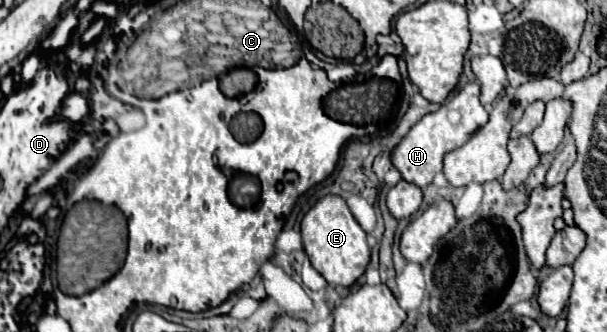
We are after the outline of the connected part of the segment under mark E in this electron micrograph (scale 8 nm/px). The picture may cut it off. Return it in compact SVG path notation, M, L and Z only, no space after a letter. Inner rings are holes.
M327 195L309 209L301 221L301 235L311 265L323 275L329 285L351 287L365 273L365 267L371 259L367 233L355 221L347 203L339 195Z

